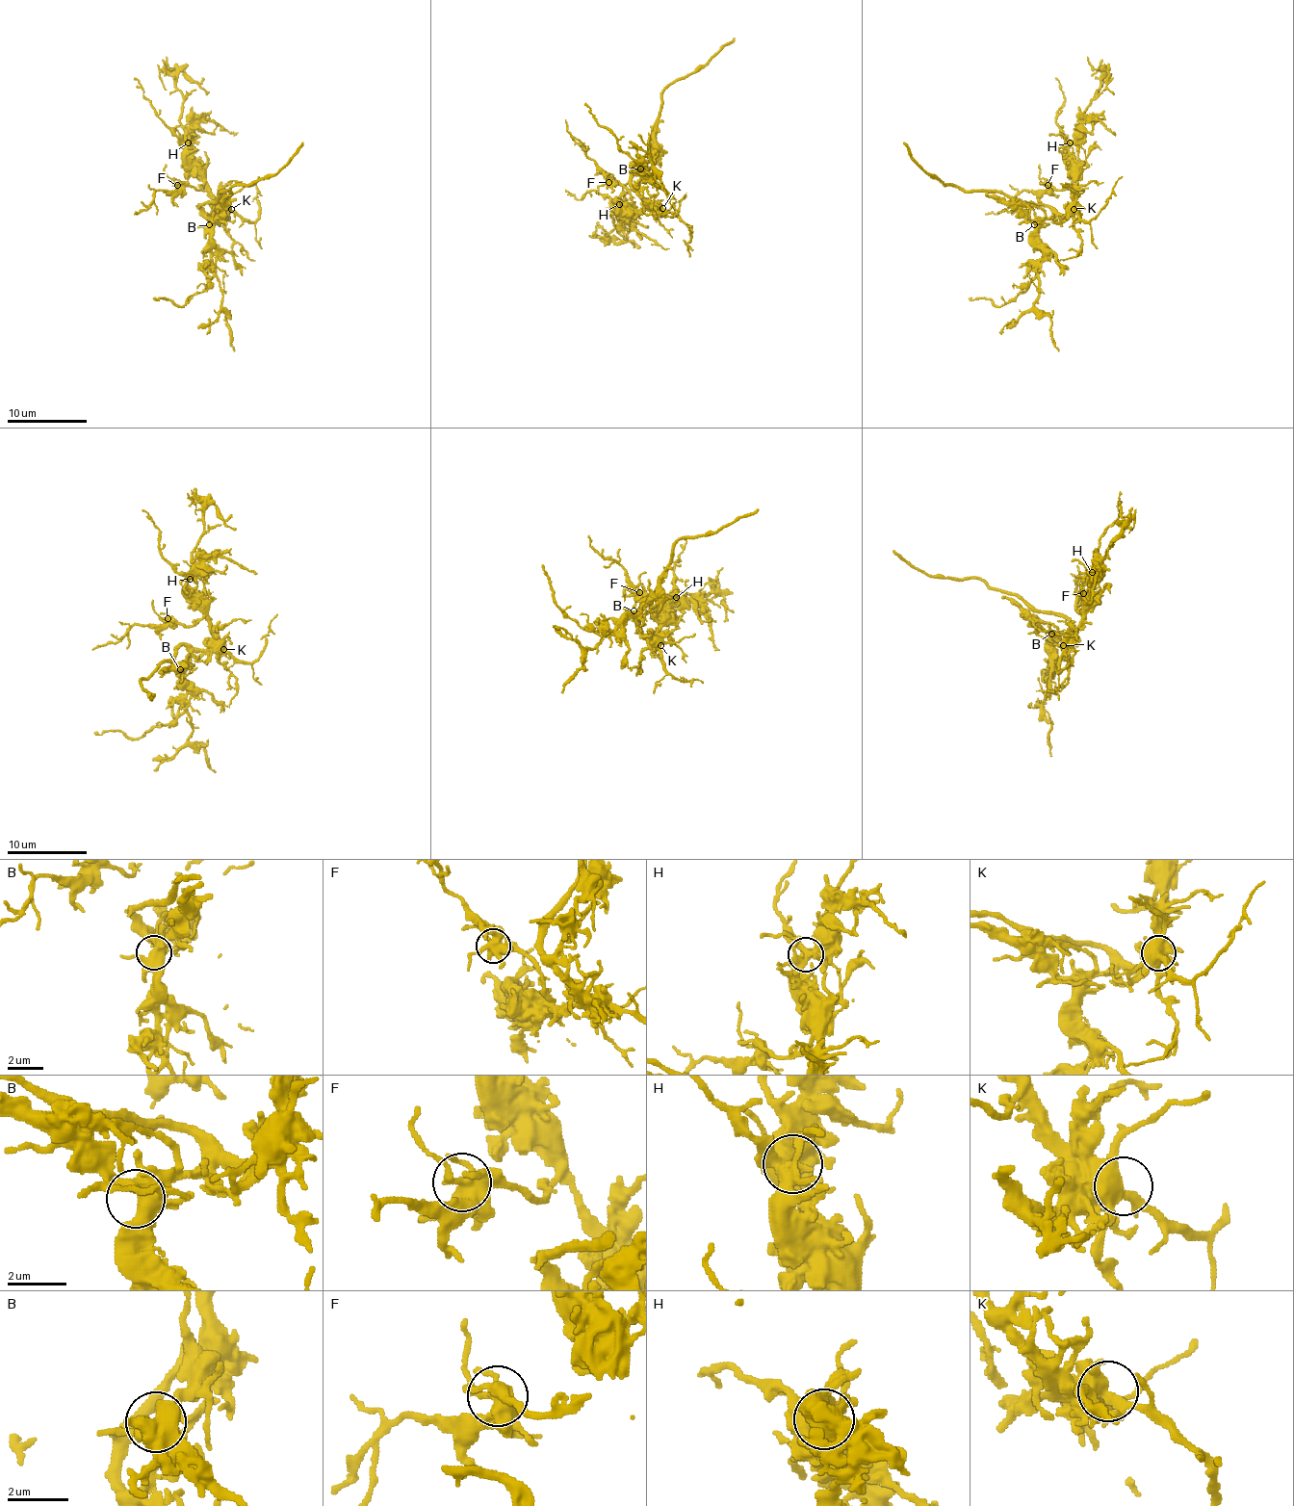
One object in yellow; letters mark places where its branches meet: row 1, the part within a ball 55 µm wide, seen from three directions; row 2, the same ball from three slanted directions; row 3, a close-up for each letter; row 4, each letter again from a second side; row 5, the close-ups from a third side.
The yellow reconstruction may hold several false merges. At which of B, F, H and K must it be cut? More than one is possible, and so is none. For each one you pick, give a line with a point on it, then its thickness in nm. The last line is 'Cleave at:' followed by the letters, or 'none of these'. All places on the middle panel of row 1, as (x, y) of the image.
Cleave at: none of these

